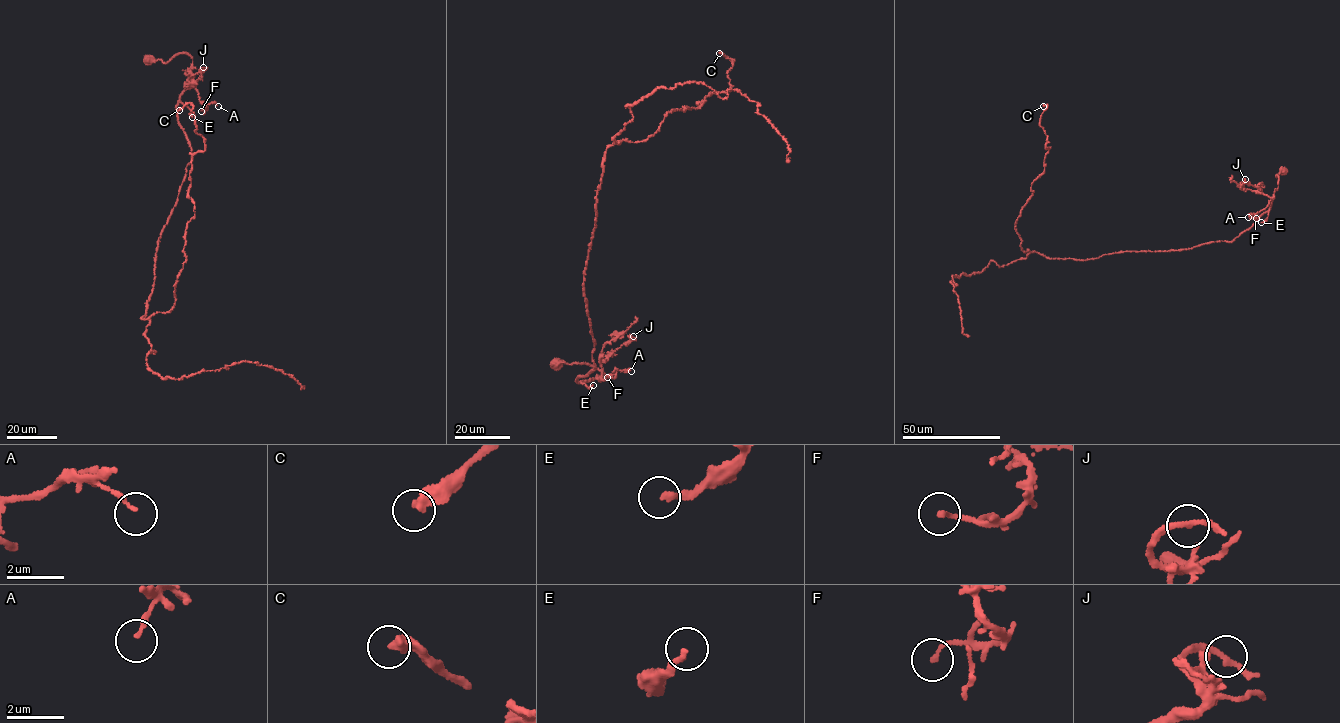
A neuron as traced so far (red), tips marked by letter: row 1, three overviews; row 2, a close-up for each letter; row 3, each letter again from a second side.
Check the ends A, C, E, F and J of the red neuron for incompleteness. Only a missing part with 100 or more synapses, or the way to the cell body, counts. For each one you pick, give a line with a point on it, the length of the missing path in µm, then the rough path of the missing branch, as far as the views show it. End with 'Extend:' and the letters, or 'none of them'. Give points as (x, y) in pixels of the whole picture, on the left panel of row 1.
Extend: none of them

